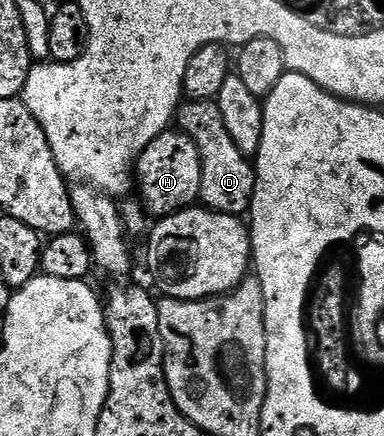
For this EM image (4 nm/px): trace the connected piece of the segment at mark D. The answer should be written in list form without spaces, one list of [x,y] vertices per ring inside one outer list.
[[[210,99],[185,102],[178,111],[178,127],[189,135],[194,145],[198,145],[204,162],[204,184],[199,202],[209,211],[237,217],[247,216],[254,197],[256,168],[253,160],[242,154],[234,141],[230,141],[230,133],[226,133],[226,121],[222,121],[218,105]]]

